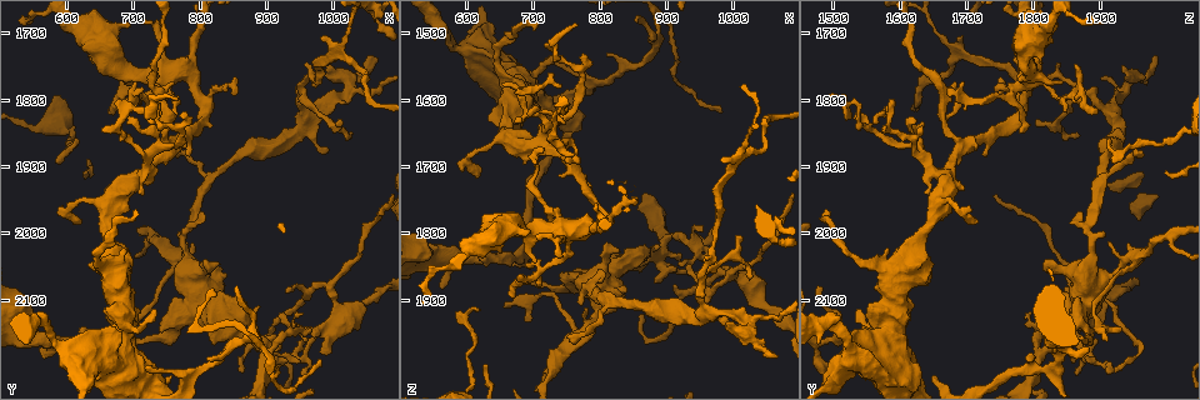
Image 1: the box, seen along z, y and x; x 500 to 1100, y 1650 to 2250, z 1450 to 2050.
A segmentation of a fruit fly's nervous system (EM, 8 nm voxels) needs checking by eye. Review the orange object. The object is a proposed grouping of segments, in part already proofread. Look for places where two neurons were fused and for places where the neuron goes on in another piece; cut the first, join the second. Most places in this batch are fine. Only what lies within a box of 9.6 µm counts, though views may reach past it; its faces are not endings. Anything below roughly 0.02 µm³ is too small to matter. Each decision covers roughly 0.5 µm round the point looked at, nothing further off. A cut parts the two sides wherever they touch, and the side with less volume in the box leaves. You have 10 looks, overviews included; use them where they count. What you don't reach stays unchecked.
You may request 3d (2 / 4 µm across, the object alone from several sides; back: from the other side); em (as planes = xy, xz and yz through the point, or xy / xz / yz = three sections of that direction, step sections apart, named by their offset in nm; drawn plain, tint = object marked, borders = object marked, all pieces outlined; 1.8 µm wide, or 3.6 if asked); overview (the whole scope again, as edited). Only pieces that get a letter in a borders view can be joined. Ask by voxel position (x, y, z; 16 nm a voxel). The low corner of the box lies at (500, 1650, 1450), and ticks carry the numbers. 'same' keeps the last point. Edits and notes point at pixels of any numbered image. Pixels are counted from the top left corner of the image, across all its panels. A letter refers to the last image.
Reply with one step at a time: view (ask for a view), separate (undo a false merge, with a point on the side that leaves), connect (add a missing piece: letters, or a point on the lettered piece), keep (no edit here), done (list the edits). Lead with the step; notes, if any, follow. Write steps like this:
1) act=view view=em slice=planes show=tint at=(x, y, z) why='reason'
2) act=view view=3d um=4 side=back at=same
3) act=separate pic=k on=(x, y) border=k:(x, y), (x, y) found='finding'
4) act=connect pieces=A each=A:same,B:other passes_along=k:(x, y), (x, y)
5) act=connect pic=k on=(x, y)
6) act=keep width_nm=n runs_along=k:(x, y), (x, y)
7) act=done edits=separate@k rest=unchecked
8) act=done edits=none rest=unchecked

act=view view=em slice=yz step=4 show=tint at=(850, 1790, 1745) why='free end'

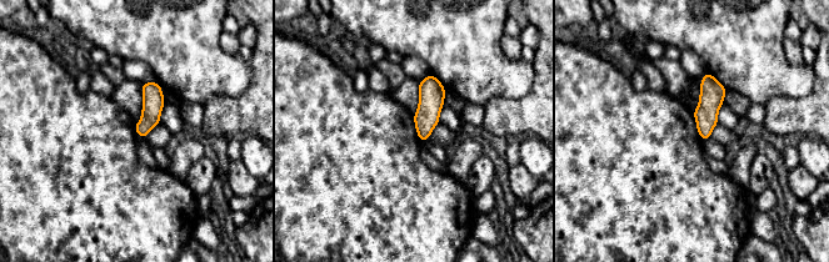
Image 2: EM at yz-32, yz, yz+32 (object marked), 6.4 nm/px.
act=view view=em slice=yz step=4 show=borders at=same

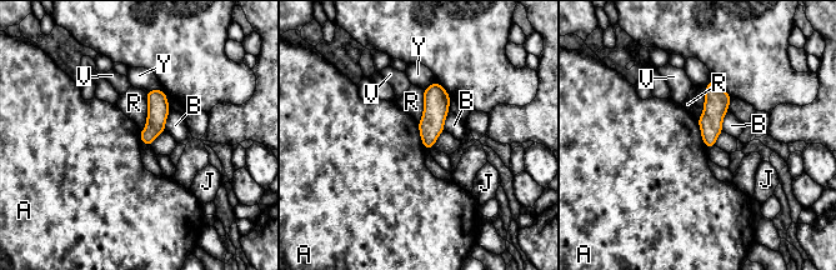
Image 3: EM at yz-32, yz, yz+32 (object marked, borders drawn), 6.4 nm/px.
act=keep each=A:other,B:other,J:other,R:other,V:other,Y:other border=3:(696, 119), (702, 143), (707, 148) found='none of them fits'

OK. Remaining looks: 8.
act=view view=em um=3.6 slice=planes show=borders at=(655, 2180, 1550) why='closes a loop'

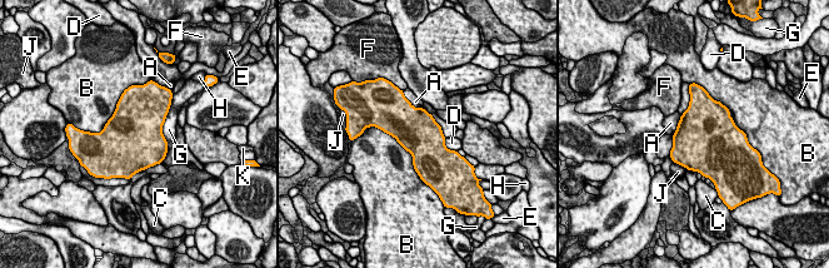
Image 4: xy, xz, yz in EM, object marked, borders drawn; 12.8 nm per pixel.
act=keep each=A:other,B:other,C:other,D:other,E:other,F:other,G:other,H:other,J:other,K:other border=4:(171, 103), (161, 162) found='all the same neuron'

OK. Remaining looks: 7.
act=view view=3d um=2 at=(760, 2215, 1645) why='free end'

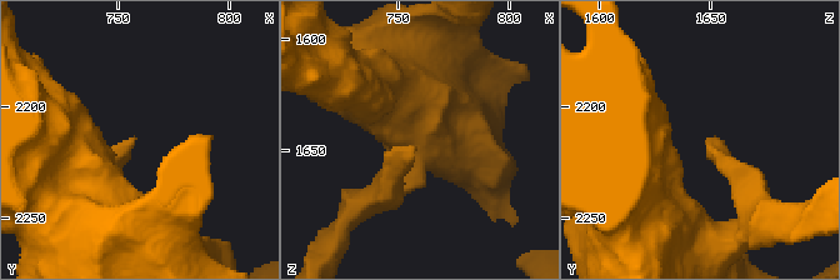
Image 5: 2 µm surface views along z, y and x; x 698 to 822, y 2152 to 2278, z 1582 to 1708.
act=view view=em slice=xz step=8 show=borders at=(756, 2215, 1647)

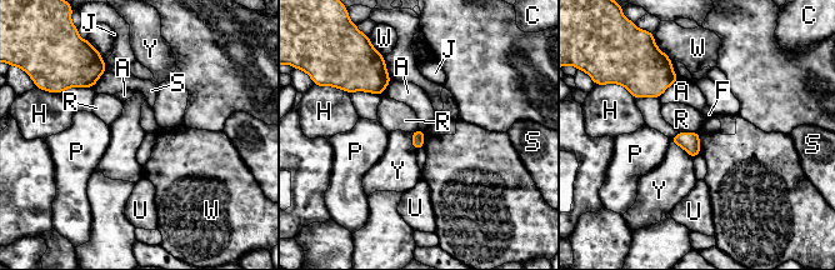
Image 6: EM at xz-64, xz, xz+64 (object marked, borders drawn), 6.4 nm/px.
act=view view=em slice=planes show=borders at=same

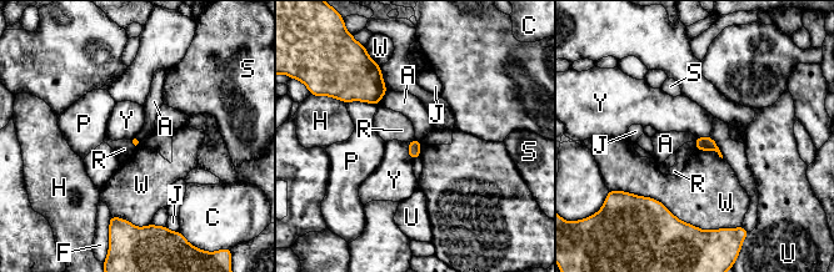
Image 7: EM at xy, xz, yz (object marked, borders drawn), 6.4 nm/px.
act=keep each=A:other,C:other,F:other,H:other,J:other,P:other,R:other,S:other,U:other,W:other,Y:other found='none of them fits'

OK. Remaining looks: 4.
act=view view=em slice=planes show=plain at=(970, 2150, 1860) why='abrupt turn'

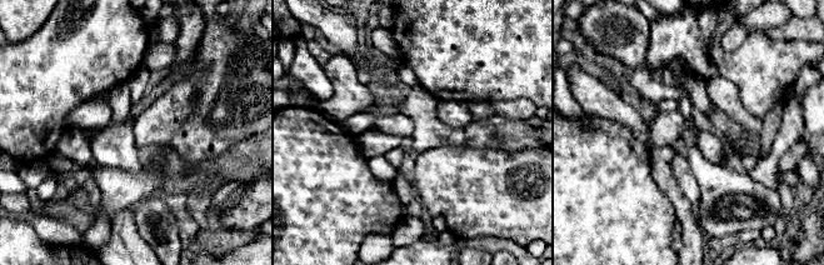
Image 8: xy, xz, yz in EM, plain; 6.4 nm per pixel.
act=view view=em slice=planes show=borders at=same why='see the neighbours'

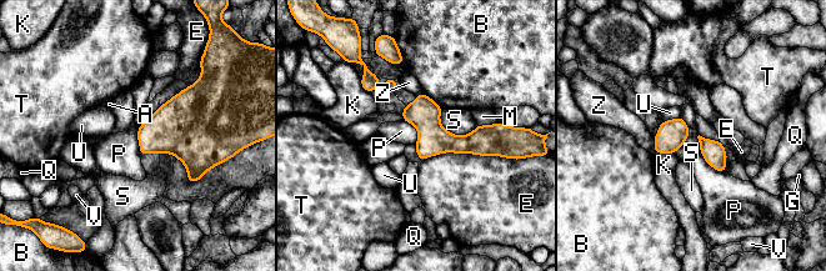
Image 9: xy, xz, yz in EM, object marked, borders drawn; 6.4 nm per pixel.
act=keep width_nm=180 longest_contact=E:550nm each=A:other,B:other,E:other,G:other,K:other,M:other,P:other,Q:other,S:other,T:other,U:other,V:other,Z:other found='continuous, no second neuron'

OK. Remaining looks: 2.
act=done edits=none rest=unchecked

